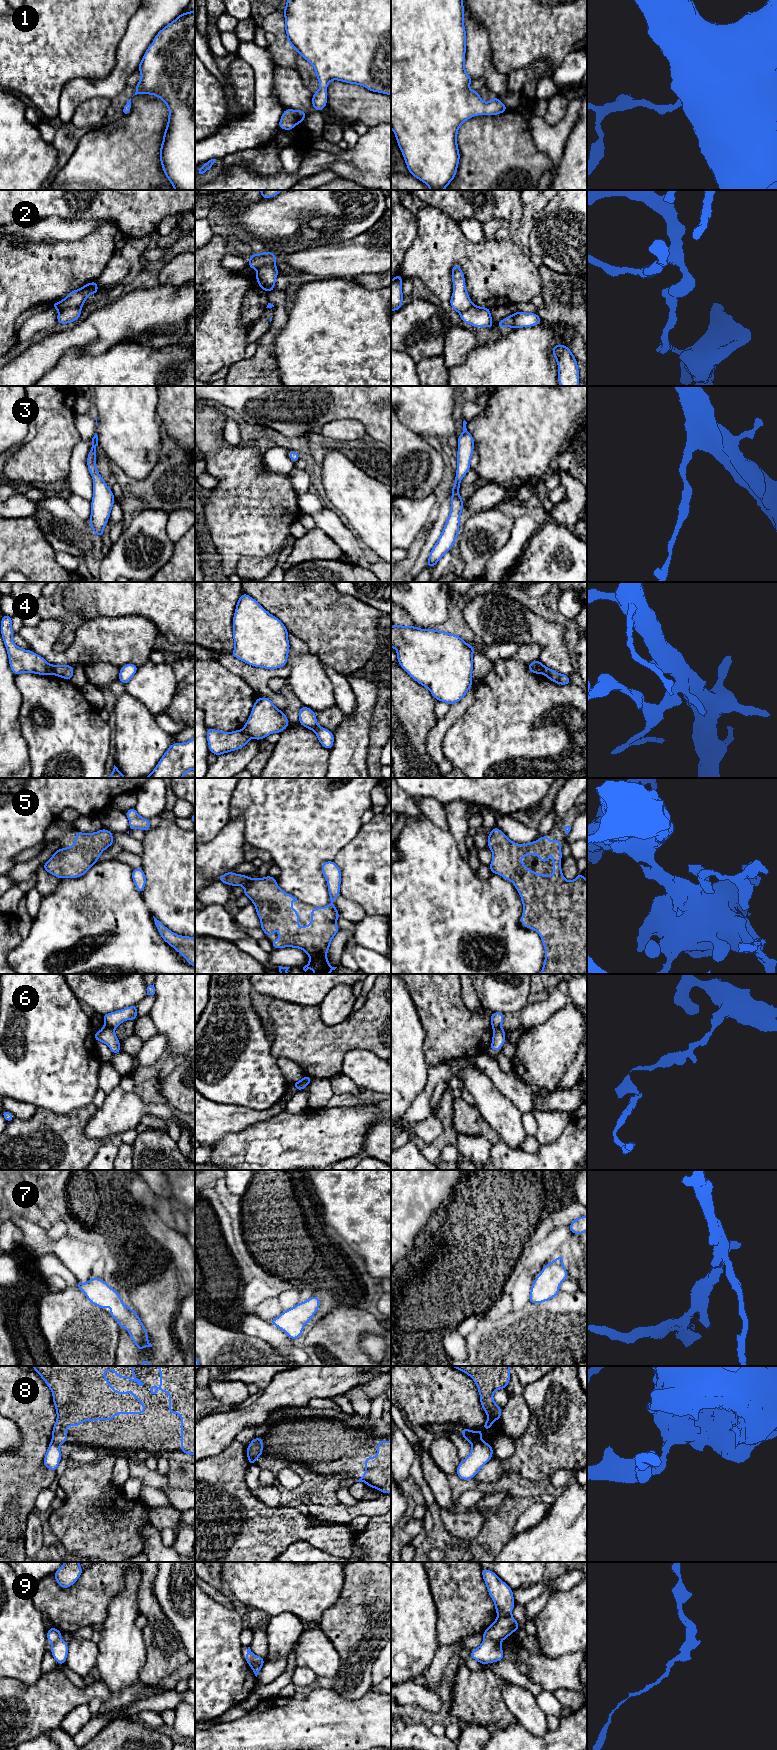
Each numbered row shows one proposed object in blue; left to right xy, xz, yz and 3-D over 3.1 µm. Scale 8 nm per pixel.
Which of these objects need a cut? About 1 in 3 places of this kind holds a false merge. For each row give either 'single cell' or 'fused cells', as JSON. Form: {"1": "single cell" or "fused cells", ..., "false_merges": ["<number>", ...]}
{"1": "single cell", "2": "fused cells", "3": "single cell", "4": "fused cells", "5": "single cell", "6": "fused cells", "7": "single cell", "8": "fused cells", "9": "fused cells", "false_merges": ["2", "4", "6", "8", "9"]}

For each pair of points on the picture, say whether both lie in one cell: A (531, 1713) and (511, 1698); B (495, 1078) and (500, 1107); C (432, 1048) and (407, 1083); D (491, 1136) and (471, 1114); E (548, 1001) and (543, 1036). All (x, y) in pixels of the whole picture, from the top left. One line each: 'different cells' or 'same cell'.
A: same cell
B: different cells
C: different cells
D: same cell
E: different cells

